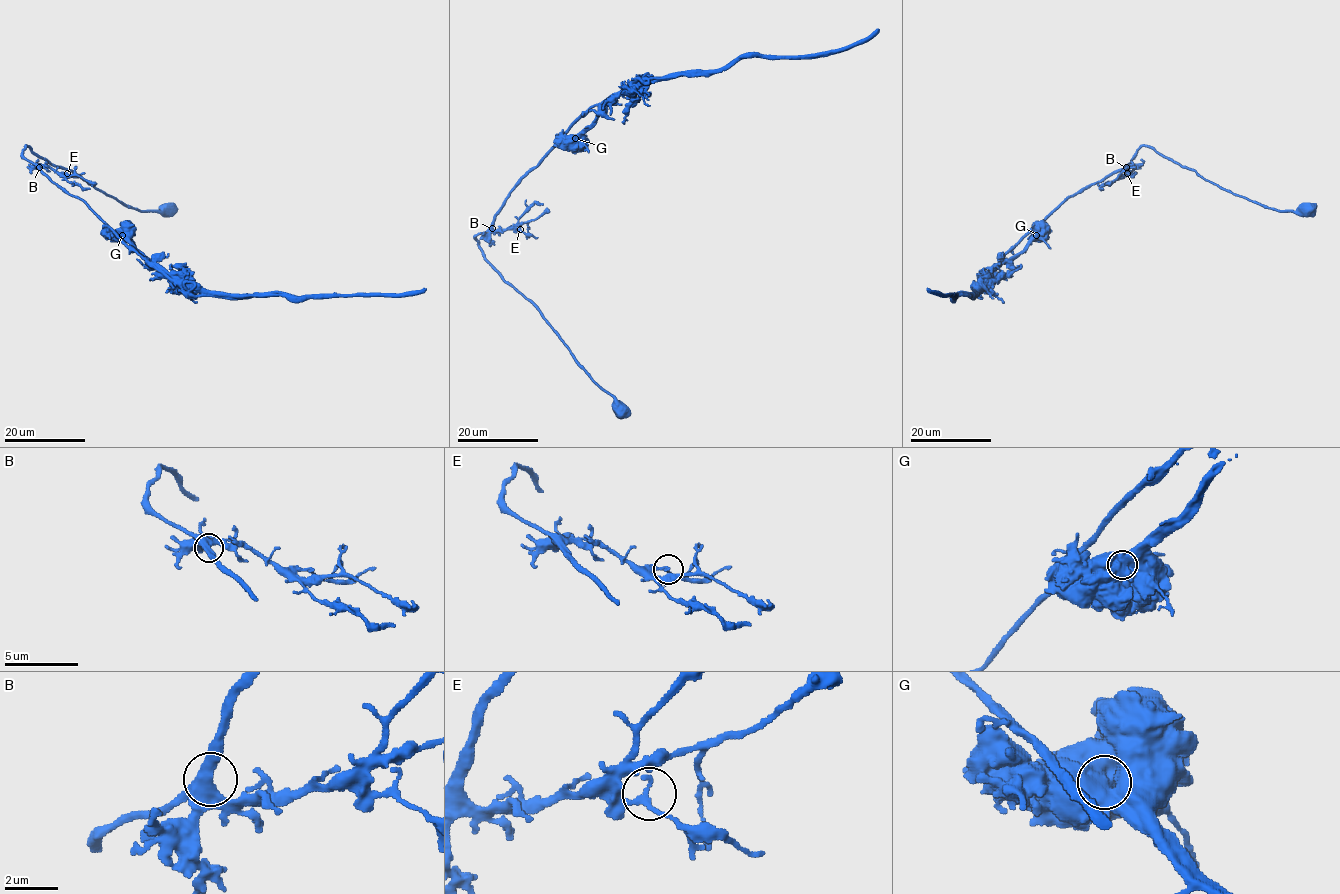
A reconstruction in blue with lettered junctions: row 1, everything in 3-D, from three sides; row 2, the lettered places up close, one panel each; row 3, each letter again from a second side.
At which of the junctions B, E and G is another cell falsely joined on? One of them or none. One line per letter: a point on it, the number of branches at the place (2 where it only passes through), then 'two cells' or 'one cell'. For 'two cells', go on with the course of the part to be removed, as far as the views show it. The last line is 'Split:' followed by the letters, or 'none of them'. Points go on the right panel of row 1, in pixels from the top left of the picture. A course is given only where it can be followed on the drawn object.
B: (1126, 167) | 4 | one cell
E: (1127, 173) | 2 | one cell
G: (1036, 235) | 1 | two cells | (1036, 235), (1012, 259), (1004, 259), (1064, 201), (1120, 170), (1143, 145), (1269, 208), (1304, 211), (1315, 207)
Split: G

